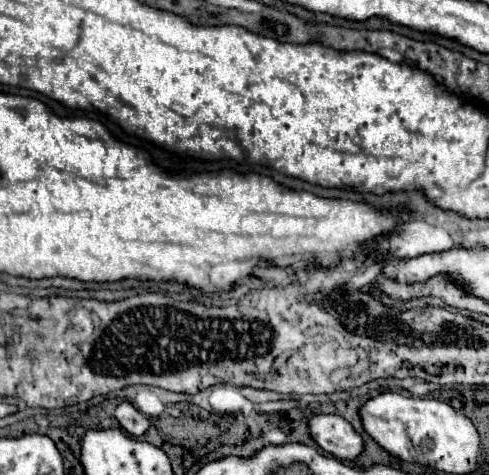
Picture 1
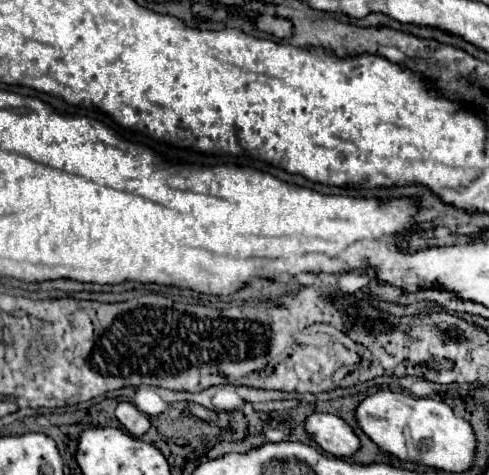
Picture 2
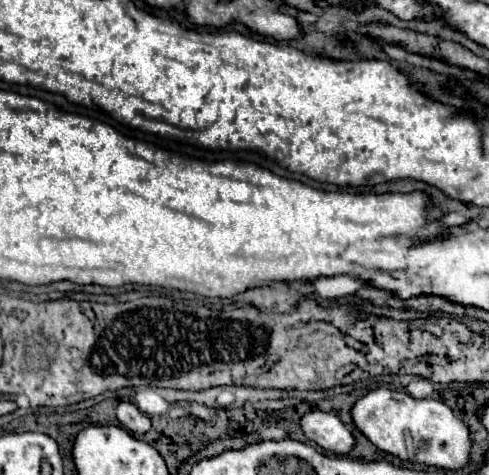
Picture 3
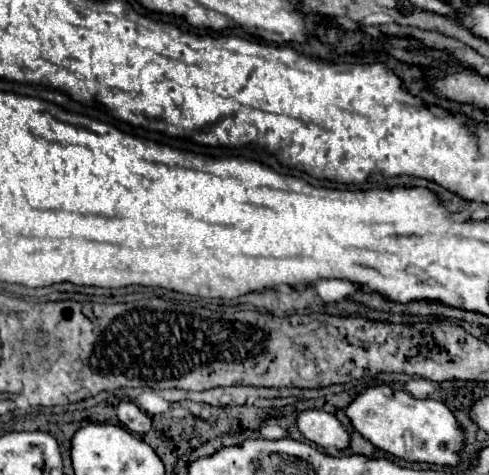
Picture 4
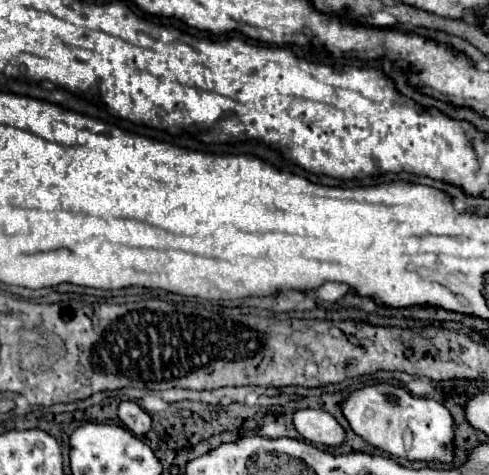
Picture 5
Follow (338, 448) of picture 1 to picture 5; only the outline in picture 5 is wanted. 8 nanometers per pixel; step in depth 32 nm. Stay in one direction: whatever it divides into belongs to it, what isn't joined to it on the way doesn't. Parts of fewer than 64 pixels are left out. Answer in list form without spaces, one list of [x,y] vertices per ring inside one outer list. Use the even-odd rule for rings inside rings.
[[[306,408],[294,412],[294,428],[308,442],[324,446],[340,446],[344,442],[344,430],[340,424],[322,408]]]

